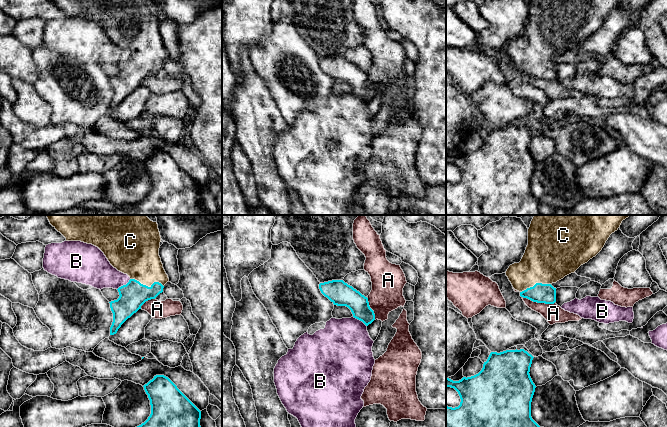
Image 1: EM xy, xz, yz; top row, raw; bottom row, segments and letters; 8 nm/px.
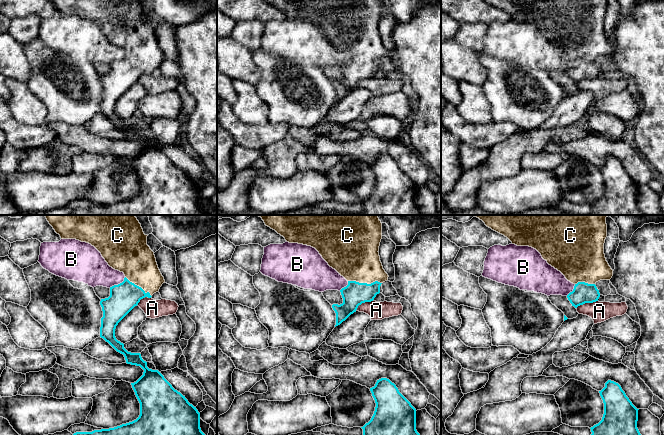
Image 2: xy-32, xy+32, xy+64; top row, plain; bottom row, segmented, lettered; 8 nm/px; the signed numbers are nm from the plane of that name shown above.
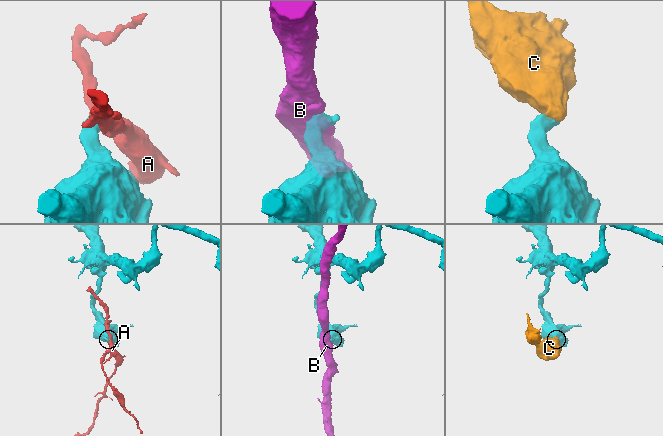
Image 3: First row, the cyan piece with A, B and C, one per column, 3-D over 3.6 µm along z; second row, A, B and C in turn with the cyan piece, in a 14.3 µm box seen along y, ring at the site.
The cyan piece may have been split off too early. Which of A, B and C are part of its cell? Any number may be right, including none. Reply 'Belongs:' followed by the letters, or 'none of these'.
Belongs: C

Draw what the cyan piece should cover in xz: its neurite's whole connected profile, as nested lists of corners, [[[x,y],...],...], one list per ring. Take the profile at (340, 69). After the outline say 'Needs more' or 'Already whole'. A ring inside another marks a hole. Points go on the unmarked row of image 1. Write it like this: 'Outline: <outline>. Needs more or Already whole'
Outline: [[[343,56],[320,59],[319,65],[334,81],[348,83],[353,93],[362,97],[366,102],[375,96],[368,74]]]. Already whole

